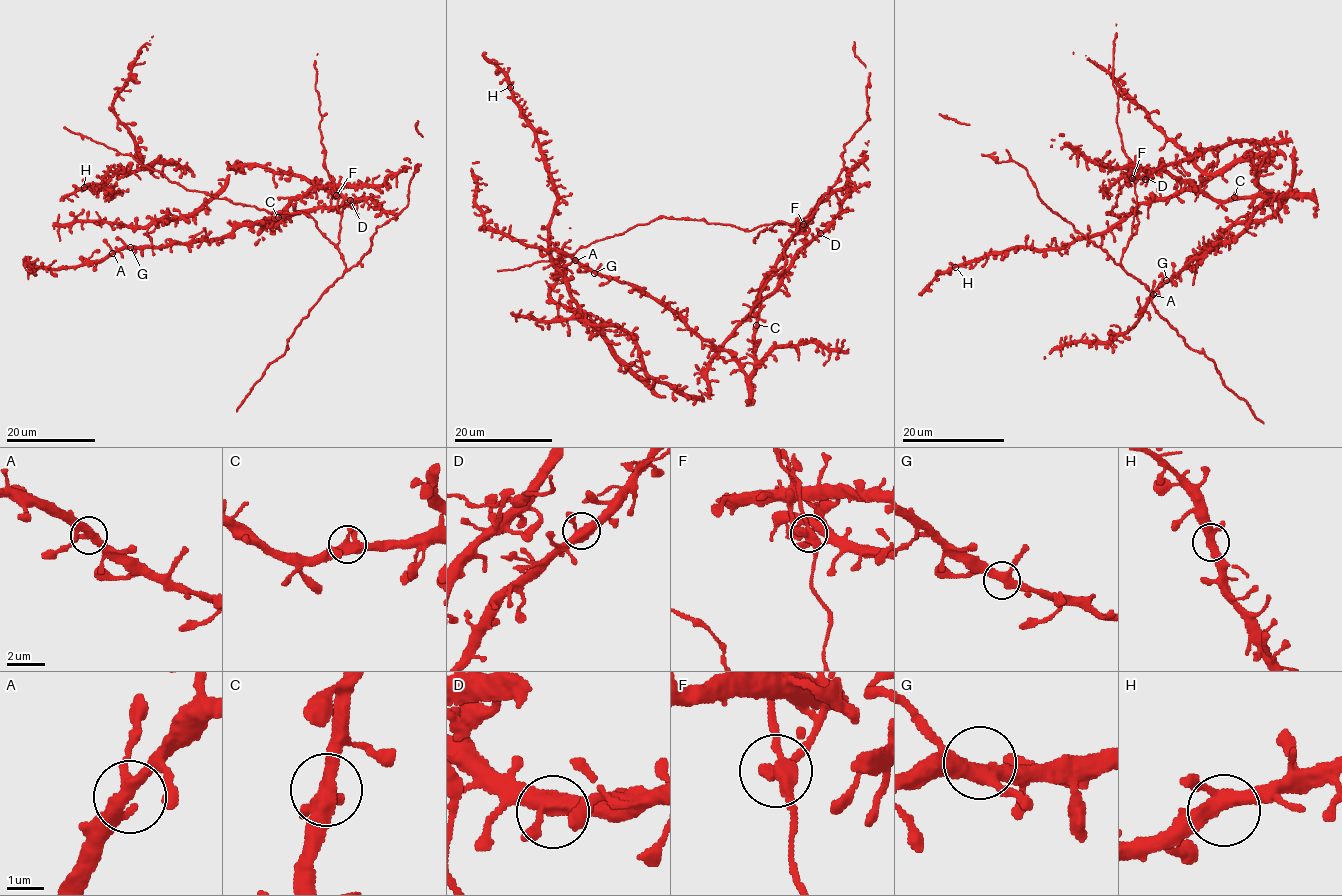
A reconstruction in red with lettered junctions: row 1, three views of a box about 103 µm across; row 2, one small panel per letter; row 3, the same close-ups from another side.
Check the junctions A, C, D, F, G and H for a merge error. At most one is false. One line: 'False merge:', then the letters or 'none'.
False merge: none

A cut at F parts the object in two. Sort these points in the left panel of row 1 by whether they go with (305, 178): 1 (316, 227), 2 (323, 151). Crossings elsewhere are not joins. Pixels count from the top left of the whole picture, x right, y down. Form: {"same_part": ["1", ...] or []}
{"same_part": ["1"]}

